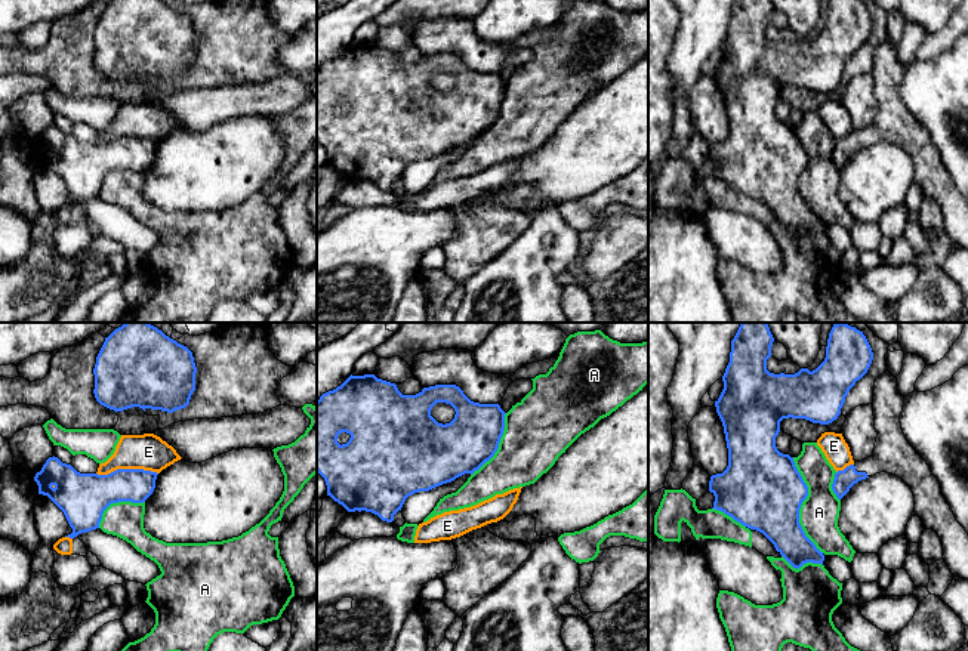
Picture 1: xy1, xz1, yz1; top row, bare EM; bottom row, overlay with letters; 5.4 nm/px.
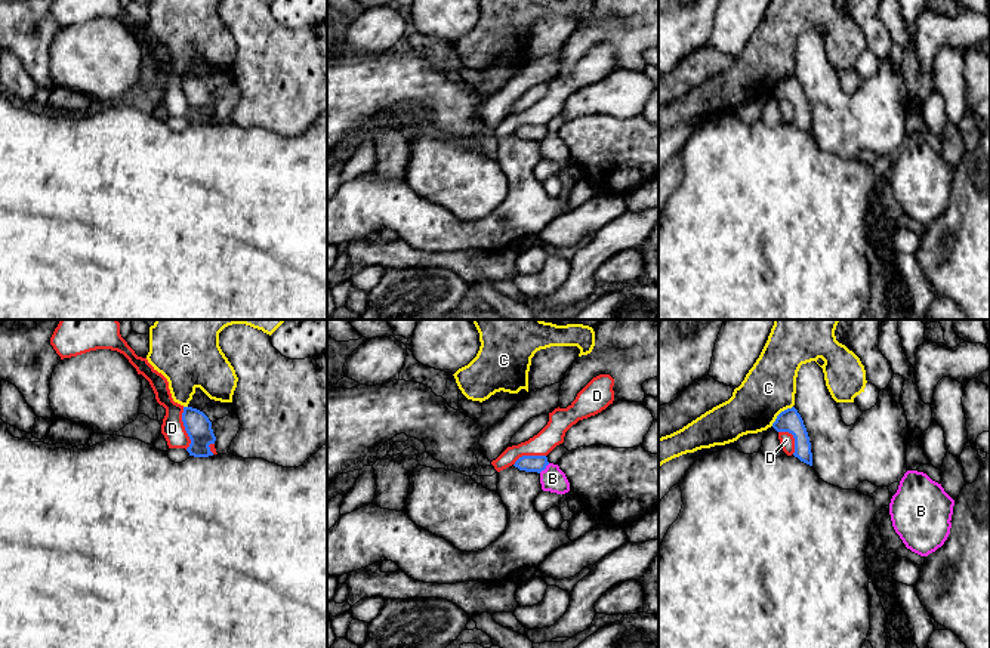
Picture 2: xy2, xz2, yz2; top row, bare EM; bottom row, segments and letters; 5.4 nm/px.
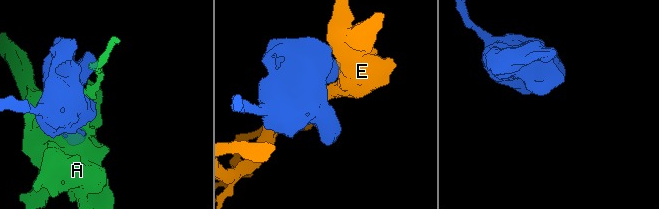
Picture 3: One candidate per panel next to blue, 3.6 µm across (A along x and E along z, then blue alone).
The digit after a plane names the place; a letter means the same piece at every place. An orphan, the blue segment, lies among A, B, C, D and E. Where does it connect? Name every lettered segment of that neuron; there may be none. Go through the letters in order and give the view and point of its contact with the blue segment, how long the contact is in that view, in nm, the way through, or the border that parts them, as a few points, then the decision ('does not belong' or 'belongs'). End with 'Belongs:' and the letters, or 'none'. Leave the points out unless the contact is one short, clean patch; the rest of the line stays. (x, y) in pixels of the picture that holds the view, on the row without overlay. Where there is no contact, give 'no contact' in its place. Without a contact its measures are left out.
A: meets blue in yz1 at (800, 175); contact 550 nm long; does not belong
B: meets blue in xz2 at (543, 138); contact 80 nm long; does not belong
C: meets blue in yz2 at (780, 82); contact 160 nm long; border along yz2 (792, 74), (785, 77), (771, 93); does not belong
D: meets blue in xy2 at (185, 96); contact 240 nm long; border along xy2 (182, 76), (182, 93), (190, 108), (187, 117); does not belong
E: meets blue in xy1 at (126, 138); contact 340 nm long; does not belong
Belongs: none

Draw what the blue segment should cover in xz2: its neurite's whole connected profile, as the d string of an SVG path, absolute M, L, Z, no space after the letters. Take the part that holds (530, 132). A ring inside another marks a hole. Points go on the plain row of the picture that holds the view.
M522 124L515 130L513 135L519 139L540 142L548 133L549 130L546 124Z

